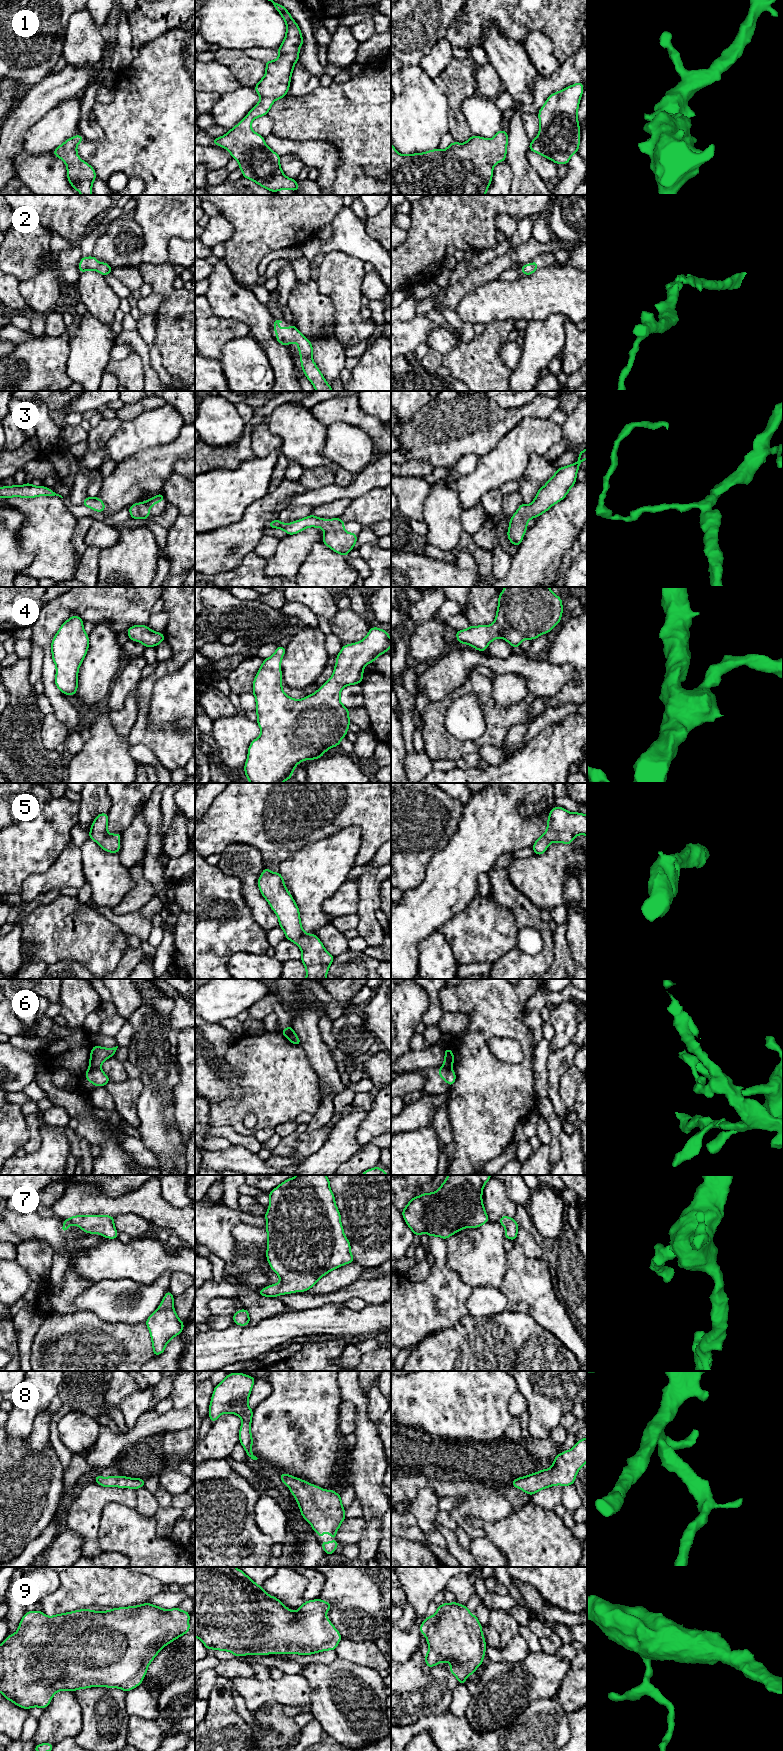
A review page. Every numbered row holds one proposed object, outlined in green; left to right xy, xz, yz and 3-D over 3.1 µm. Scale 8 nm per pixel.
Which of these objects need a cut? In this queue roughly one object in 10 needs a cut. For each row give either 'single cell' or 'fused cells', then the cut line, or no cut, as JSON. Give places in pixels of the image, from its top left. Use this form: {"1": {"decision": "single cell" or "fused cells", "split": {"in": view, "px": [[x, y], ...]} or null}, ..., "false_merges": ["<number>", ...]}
{"1": {"decision": "single cell", "split": null}, "2": {"decision": "single cell", "split": null}, "3": {"decision": "single cell", "split": null}, "4": {"decision": "single cell", "split": null}, "5": {"decision": "single cell", "split": null}, "6": {"decision": "fused cells", "split": {"in": "xy", "px": [[89, 1066], [99, 1068]]}}, "7": {"decision": "single cell", "split": null}, "8": {"decision": "single cell", "split": null}, "9": {"decision": "single cell", "split": null}, "false_merges": ["6"]}

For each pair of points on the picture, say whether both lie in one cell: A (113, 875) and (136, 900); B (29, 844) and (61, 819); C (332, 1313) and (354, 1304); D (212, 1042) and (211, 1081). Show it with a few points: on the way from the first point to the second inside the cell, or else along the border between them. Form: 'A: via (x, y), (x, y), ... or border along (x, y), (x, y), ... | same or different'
A: border along (136, 884), (113, 909) | different
B: via (37, 836), (47, 828), (53, 827) | same
C: border along (344, 1304), (353, 1310), (360, 1310), (367, 1304) | different
D: via (211, 1052), (211, 1071) | same

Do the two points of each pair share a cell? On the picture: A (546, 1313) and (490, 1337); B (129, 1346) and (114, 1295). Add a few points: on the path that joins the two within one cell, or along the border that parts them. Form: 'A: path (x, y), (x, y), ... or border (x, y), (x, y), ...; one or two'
A: border (510, 1312), (528, 1313), (551, 1333); two
B: border (99, 1316), (109, 1322), (144, 1322); two

